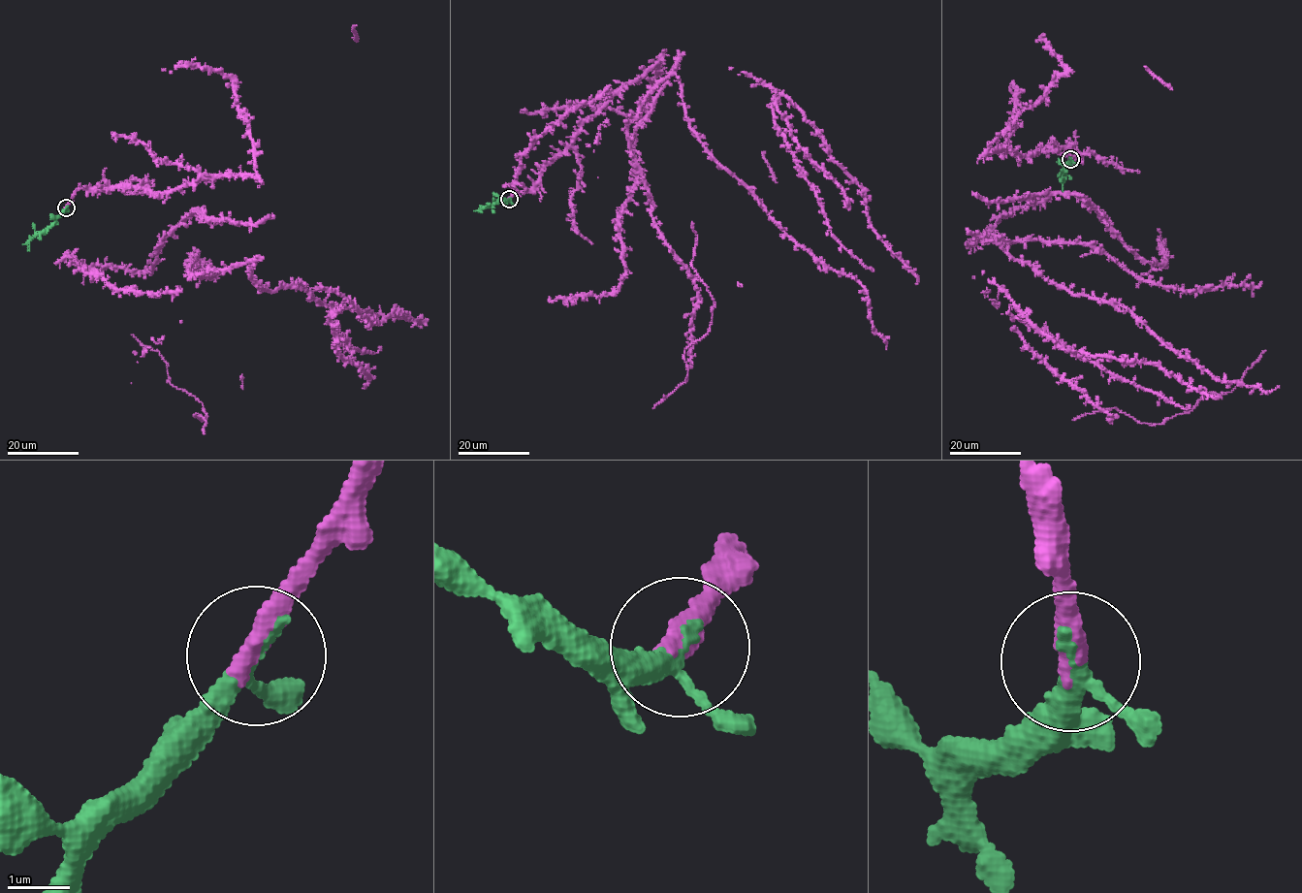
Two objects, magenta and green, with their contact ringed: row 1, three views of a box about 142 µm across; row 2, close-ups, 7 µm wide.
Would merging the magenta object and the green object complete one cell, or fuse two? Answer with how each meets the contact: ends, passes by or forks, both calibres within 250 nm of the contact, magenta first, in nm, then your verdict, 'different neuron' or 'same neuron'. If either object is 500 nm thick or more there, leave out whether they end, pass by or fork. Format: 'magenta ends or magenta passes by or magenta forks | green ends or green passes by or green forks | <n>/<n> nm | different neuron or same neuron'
magenta ends | green passes by | 400/240 nm | same neuron

